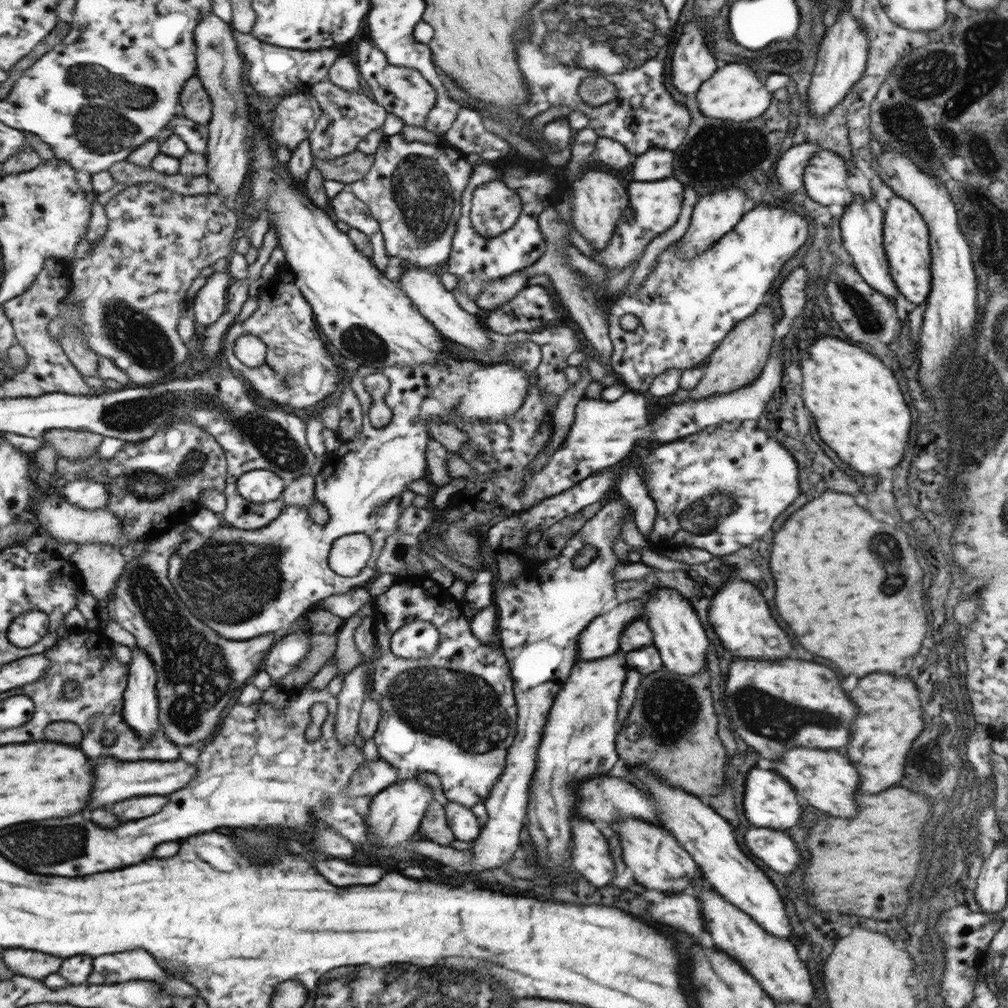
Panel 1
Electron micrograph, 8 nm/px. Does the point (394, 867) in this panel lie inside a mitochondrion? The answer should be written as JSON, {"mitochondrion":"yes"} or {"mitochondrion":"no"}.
{"mitochondrion":"no"}

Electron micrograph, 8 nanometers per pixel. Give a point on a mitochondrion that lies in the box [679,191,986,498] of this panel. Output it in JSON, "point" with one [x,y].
{"point":[868,316]}

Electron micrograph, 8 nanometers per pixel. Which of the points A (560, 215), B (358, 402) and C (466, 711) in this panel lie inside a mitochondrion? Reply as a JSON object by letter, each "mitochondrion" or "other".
{"A":"other","B":"other","C":"mitochondrion"}

